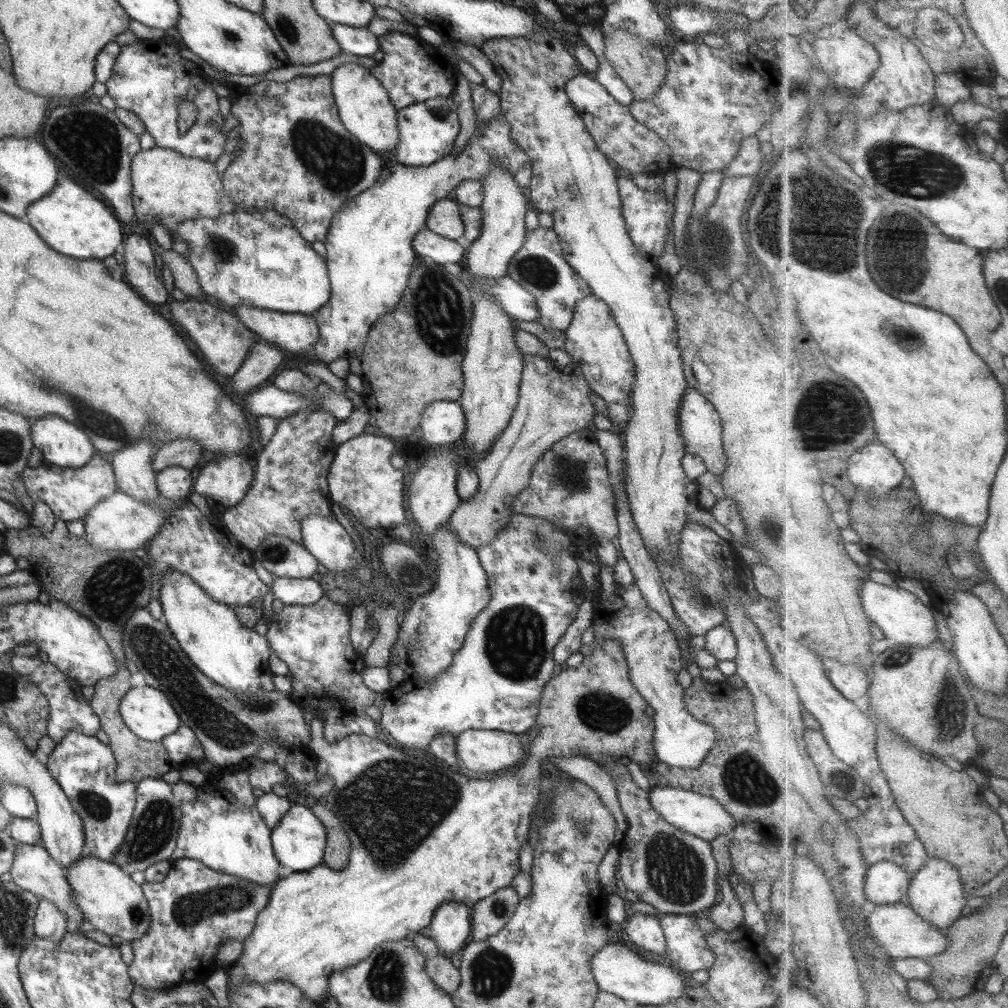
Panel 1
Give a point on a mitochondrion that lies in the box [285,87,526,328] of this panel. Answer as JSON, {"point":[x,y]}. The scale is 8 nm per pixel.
{"point":[336,161]}

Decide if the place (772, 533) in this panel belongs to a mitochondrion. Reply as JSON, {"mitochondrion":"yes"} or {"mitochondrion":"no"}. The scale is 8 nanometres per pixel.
{"mitochondrion":"yes"}

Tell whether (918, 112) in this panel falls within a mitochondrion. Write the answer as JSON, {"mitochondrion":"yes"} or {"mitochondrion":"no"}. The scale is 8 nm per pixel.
{"mitochondrion":"no"}

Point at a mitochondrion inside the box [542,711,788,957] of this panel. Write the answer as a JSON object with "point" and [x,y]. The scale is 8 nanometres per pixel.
{"point":[675,872]}

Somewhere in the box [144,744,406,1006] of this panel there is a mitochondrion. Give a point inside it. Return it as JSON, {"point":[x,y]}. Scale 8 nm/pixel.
{"point":[190,909]}

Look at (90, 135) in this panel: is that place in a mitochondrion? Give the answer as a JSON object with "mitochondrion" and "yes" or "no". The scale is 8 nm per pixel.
{"mitochondrion":"yes"}

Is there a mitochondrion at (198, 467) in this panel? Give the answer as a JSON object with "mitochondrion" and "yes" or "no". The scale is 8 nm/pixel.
{"mitochondrion":"no"}

